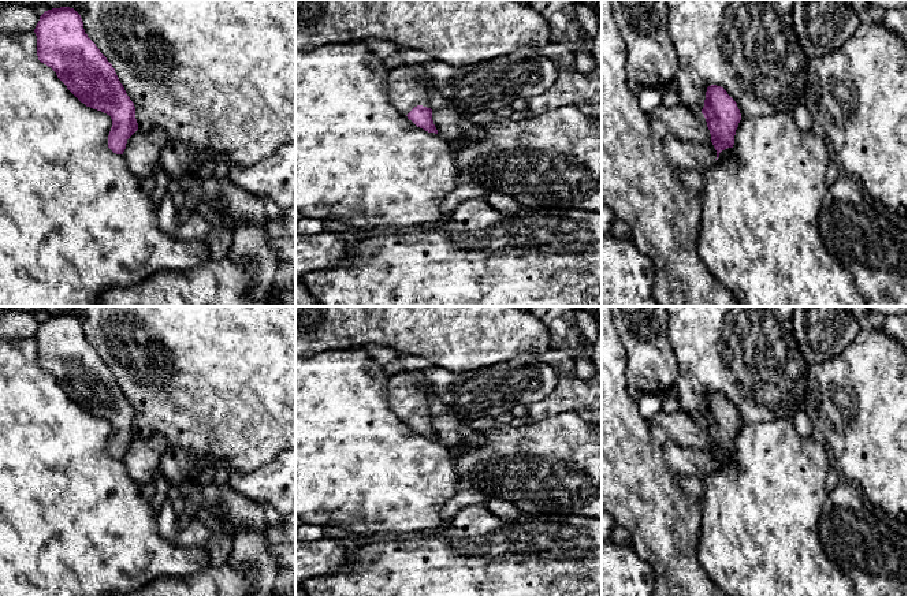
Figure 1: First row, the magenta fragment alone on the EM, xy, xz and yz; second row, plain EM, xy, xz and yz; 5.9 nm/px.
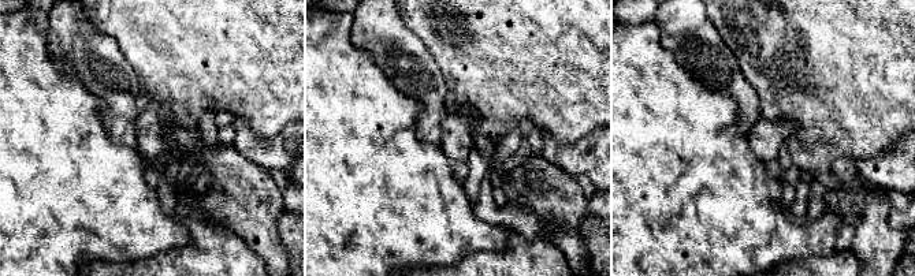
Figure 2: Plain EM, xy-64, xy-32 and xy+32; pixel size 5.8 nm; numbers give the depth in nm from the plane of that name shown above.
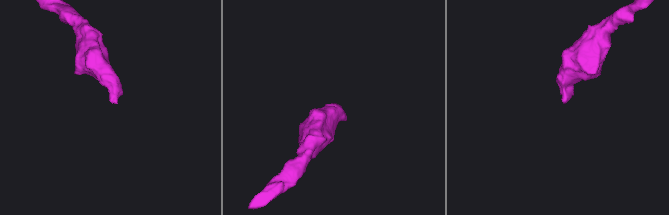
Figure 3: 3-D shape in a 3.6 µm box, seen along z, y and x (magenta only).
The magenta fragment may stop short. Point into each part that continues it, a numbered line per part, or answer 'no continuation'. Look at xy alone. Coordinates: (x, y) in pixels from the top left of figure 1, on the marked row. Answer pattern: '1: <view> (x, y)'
no continuation

